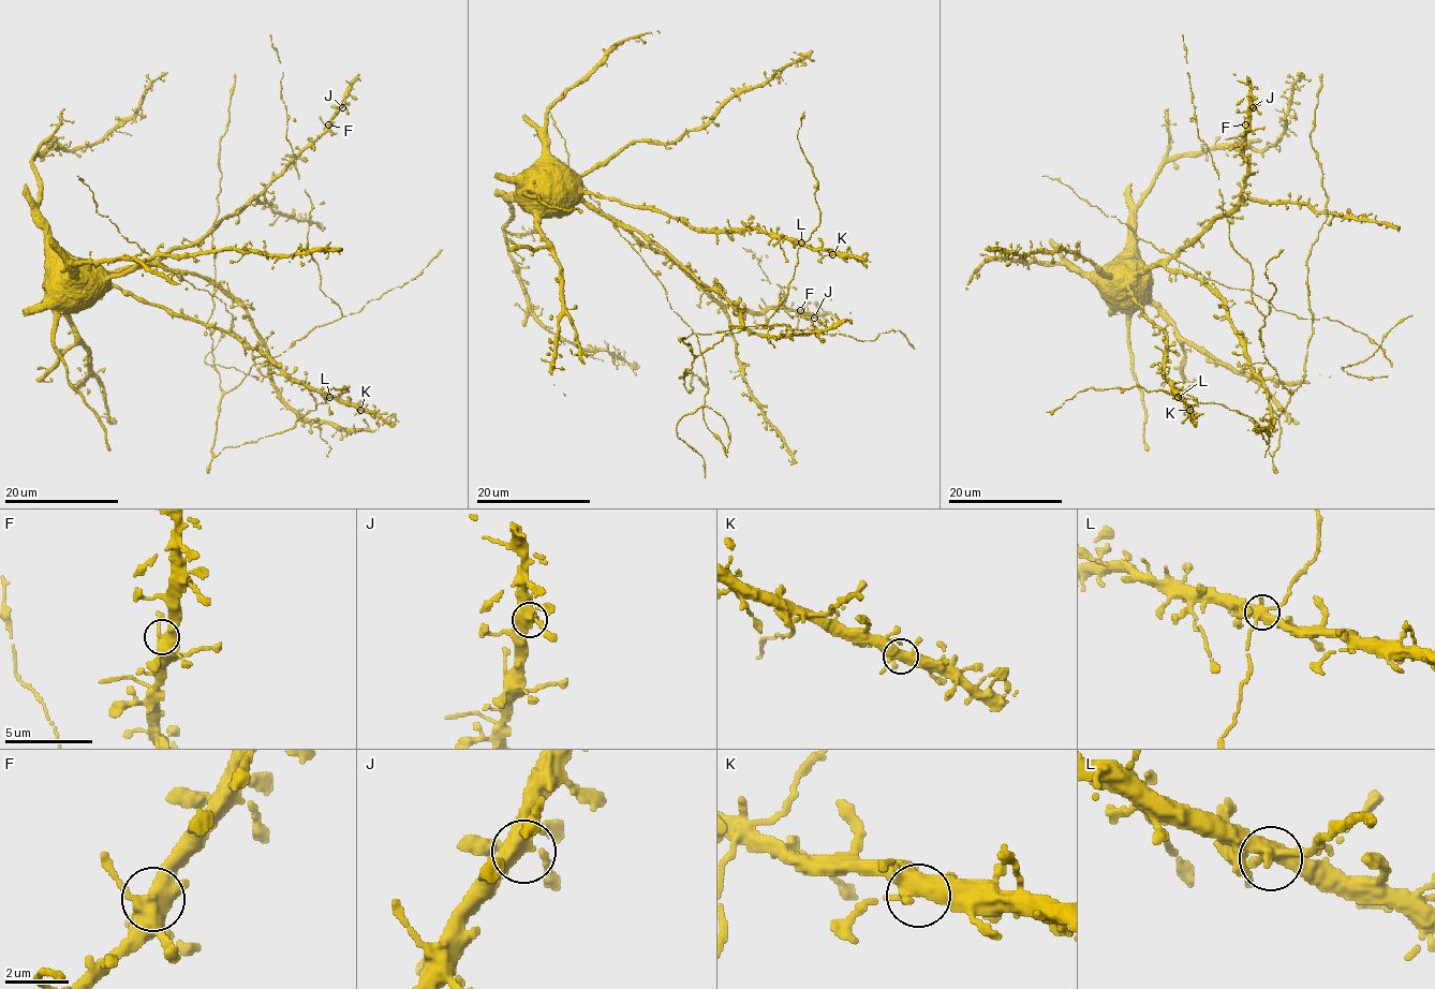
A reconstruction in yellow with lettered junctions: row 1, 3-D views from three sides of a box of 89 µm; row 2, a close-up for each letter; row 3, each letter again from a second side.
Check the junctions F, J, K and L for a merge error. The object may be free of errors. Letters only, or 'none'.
none

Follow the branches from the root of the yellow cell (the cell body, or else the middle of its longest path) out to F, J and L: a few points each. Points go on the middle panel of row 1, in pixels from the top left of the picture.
F: (555, 185), (571, 189), (588, 203), (620, 220), (646, 245), (670, 254), (723, 305), (753, 311), (800, 310)
J: (555, 185), (571, 189), (620, 220), (646, 245), (670, 254), (723, 305), (753, 311), (792, 309), (814, 318)
L: (555, 185), (592, 192), (632, 206), (657, 209), (683, 219), (693, 227), (760, 229), (801, 244)

